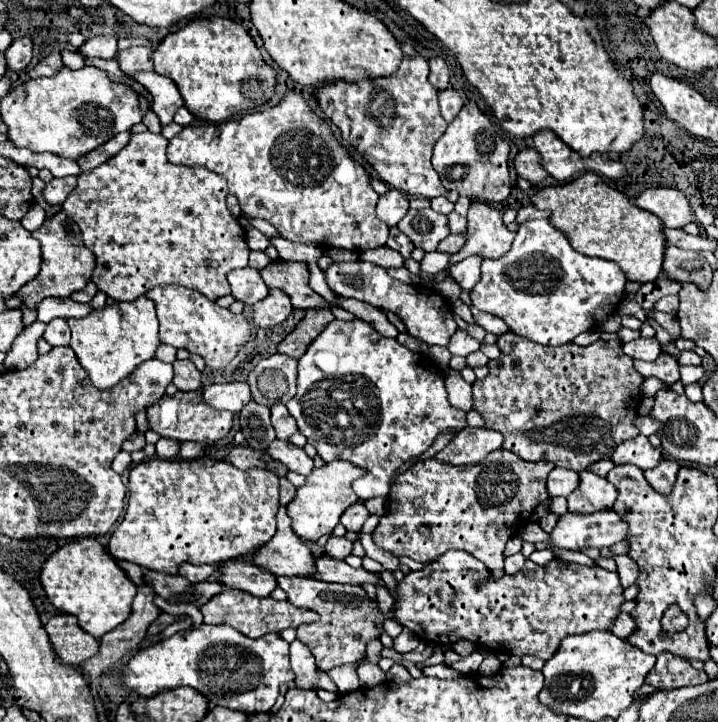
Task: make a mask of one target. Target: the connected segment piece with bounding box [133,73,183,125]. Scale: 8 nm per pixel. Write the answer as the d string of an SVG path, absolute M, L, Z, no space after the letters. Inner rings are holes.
M137 73L133 75L133 79L139 81L155 97L151 109L159 117L161 125L169 125L175 117L175 111L183 107L183 99L177 91L177 85L159 73Z

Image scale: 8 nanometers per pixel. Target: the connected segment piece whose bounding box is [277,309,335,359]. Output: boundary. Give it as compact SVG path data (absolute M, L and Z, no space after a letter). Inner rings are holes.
M307 309L305 317L297 323L297 327L277 345L277 351L295 359L301 359L309 343L331 323L335 317L329 309Z

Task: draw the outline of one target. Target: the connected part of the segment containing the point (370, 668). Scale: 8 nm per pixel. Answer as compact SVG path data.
M361 663L357 667L357 675L359 675L361 687L375 687L387 679L385 673L379 669L379 665L373 665L373 663Z

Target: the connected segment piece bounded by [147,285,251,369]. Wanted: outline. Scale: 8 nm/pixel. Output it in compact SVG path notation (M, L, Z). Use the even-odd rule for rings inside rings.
M159 285L147 291L147 297L153 299L157 307L161 343L199 353L211 369L223 369L237 355L239 345L249 341L251 323L243 315L233 315L229 309L209 301L199 291L179 285Z

